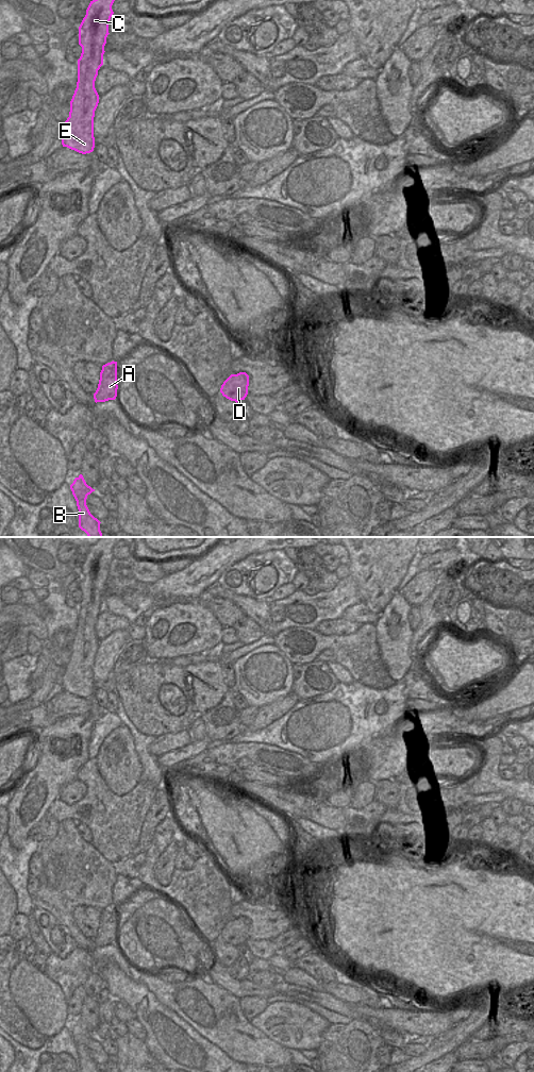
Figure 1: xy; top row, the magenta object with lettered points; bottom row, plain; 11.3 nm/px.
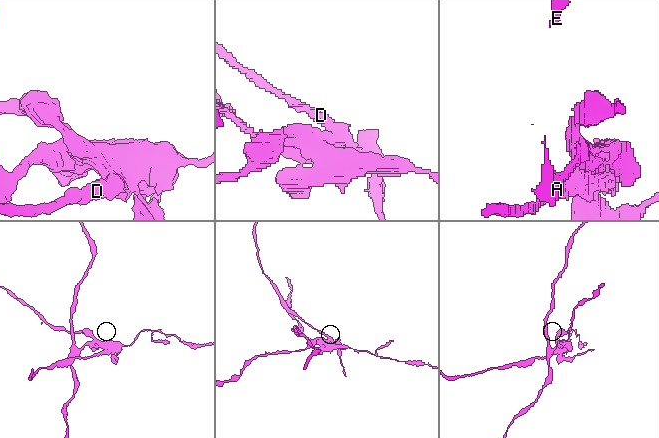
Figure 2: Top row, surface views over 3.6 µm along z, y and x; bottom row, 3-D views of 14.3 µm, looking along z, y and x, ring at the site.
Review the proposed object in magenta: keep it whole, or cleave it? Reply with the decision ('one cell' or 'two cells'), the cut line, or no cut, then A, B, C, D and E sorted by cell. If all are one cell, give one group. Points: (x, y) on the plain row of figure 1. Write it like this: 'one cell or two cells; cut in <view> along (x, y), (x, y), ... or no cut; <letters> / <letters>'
two cells; cut in xy along (111, 906), (116, 914); A B C E / D

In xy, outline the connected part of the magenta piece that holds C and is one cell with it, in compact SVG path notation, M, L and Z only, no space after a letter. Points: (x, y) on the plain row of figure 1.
M100 537L99 541L90 546L86 559L79 571L79 589L82 598L78 604L77 633L70 646L69 661L64 667L62 689L79 698L86 699L94 696L94 661L99 648L99 639L95 633L98 615L103 609L104 590L109 577L109 567L114 558L112 550L120 537Z

